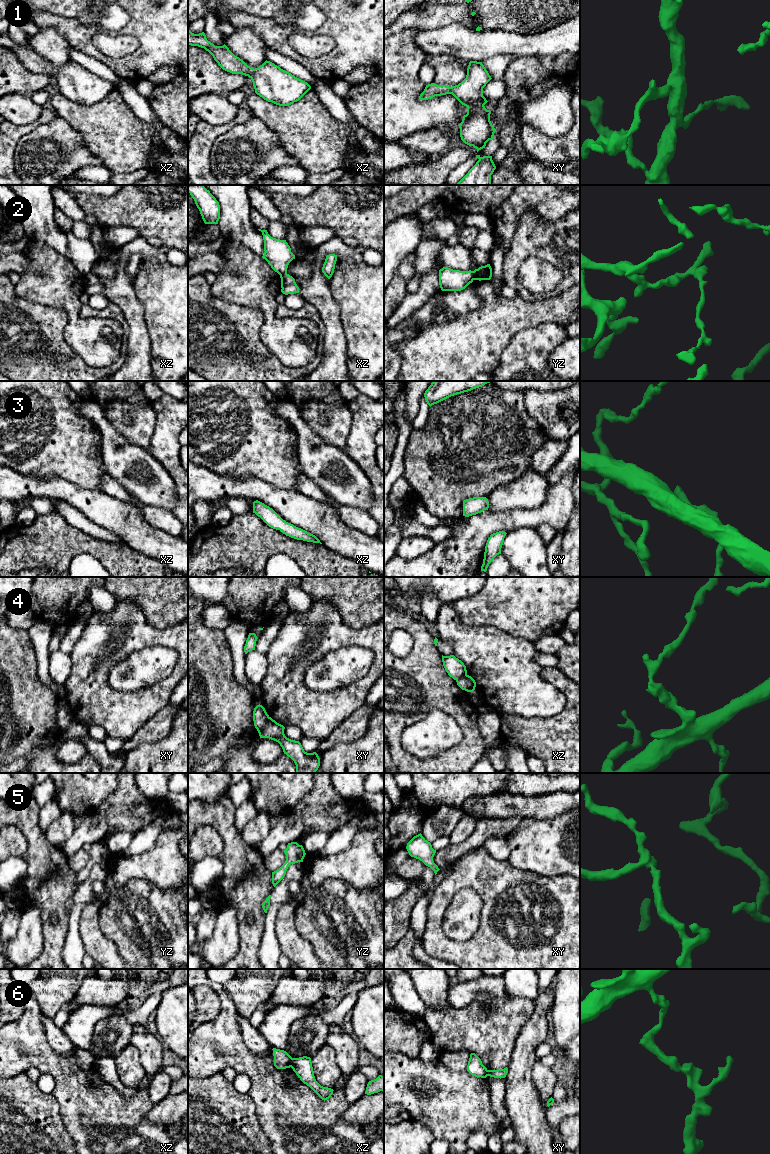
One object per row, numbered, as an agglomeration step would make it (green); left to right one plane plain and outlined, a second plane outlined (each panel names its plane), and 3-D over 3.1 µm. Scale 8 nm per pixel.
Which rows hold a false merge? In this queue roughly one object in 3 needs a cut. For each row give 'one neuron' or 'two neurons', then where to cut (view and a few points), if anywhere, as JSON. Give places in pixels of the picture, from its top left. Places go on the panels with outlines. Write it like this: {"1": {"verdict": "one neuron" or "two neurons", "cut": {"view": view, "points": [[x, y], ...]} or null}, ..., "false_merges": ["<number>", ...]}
{"1": {"verdict": "one neuron", "cut": null}, "2": {"verdict": "two neurons", "cut": {"view": "yz", "points": [[472, 271], [474, 279]]}}, "3": {"verdict": "one neuron", "cut": null}, "4": {"verdict": "two neurons", "cut": {"view": "xy", "points": [[269, 717], [266, 725], [259, 733]]}}, "5": {"verdict": "one neuron", "cut": null}, "6": {"verdict": "two neurons", "cut": {"view": "xz", "points": [[292, 1058], [290, 1066]]}}, "false_merges": ["2", "4", "6"]}

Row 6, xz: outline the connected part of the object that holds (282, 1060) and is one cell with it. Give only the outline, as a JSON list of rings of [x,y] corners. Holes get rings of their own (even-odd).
[[[273,1048],[274,1066],[277,1069],[286,1069],[291,1067],[292,1057],[284,1050]]]

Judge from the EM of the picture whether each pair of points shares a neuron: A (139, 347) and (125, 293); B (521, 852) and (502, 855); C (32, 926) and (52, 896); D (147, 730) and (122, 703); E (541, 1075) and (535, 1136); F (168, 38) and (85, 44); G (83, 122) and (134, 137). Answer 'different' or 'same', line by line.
A: same
B: different
C: different
D: different
E: different
F: same
G: same

